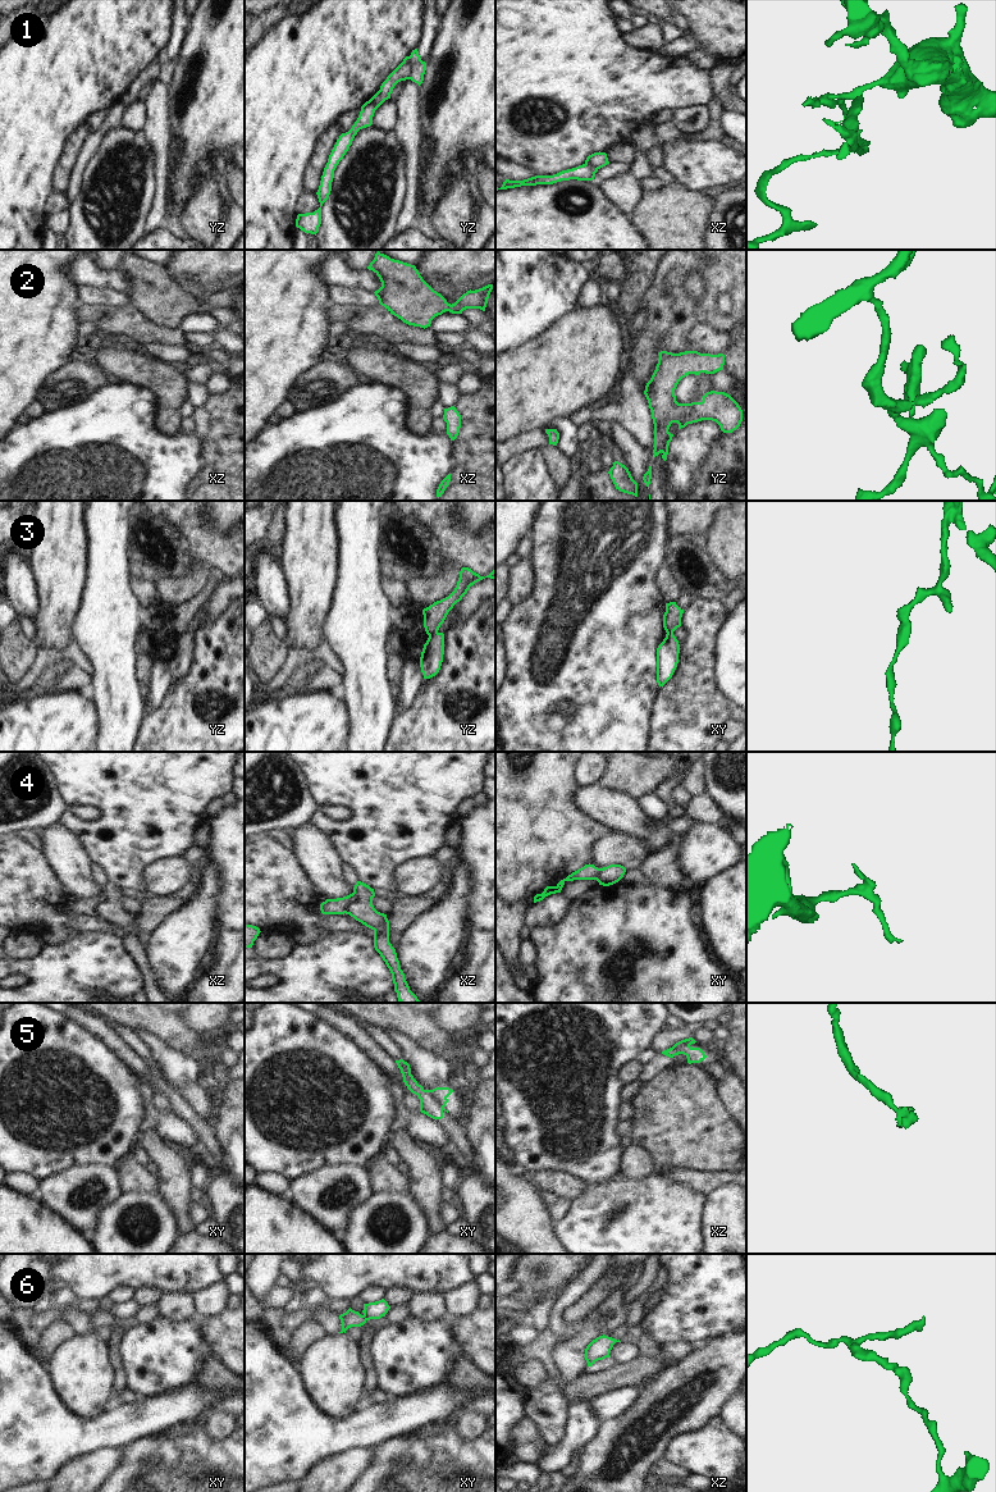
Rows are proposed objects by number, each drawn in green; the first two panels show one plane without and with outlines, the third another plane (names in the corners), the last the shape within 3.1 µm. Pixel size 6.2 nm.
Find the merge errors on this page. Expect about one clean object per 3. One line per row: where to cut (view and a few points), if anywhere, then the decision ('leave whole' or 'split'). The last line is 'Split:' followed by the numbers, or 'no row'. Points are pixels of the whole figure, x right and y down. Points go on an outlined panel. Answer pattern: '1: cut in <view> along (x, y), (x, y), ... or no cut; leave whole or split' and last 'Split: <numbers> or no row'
1: cut in yz along (410, 55), (411, 76), (409, 78); split
2: no cut; leave whole
3: cut in yz along (437, 630), (429, 637); split
4: cut in xz along (353, 893), (355, 899), (343, 912); split
5: no cut; leave whole
6: cut in xy along (362, 1315), (368, 1319); split
Split: 1, 3, 4, 6

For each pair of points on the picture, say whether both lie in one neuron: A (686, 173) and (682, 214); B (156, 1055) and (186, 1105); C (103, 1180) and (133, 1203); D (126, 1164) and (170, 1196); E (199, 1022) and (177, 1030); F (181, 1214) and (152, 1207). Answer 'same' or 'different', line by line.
A: different
B: different
C: different
D: different
E: different
F: different

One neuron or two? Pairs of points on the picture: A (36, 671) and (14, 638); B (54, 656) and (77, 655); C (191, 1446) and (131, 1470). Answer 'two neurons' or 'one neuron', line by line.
A: two neurons
B: one neuron
C: one neuron

